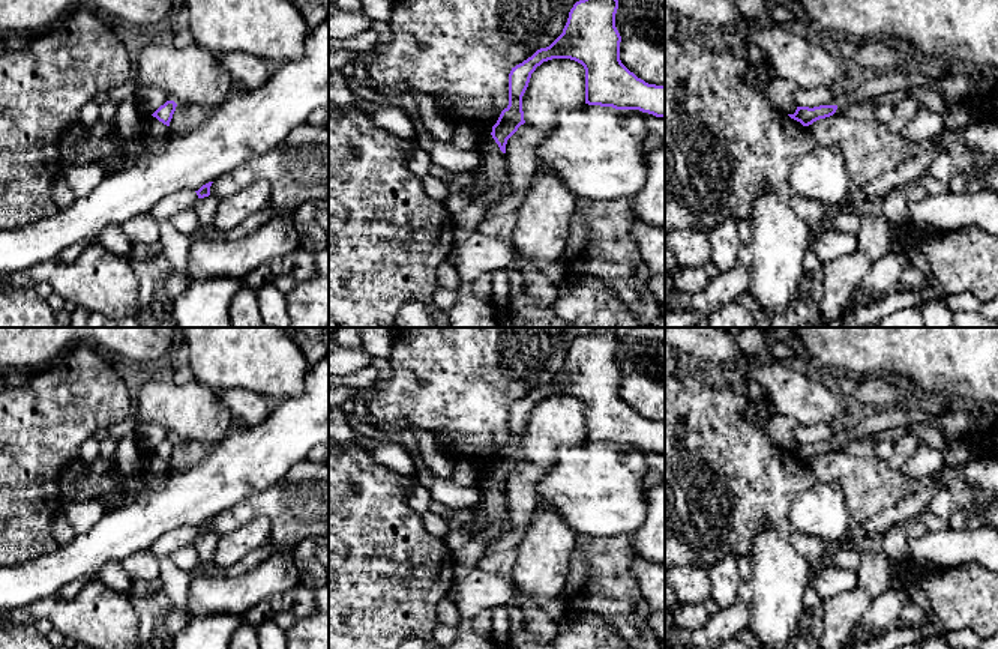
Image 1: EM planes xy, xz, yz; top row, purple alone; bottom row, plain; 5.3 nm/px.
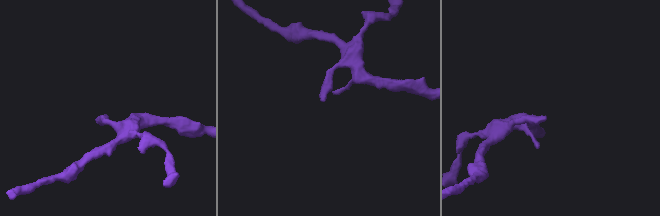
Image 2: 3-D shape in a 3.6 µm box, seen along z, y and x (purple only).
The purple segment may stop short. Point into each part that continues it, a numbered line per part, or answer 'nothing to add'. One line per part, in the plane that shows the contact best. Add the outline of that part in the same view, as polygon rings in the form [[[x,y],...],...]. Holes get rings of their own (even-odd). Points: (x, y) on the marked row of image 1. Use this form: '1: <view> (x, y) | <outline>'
nothing to add

